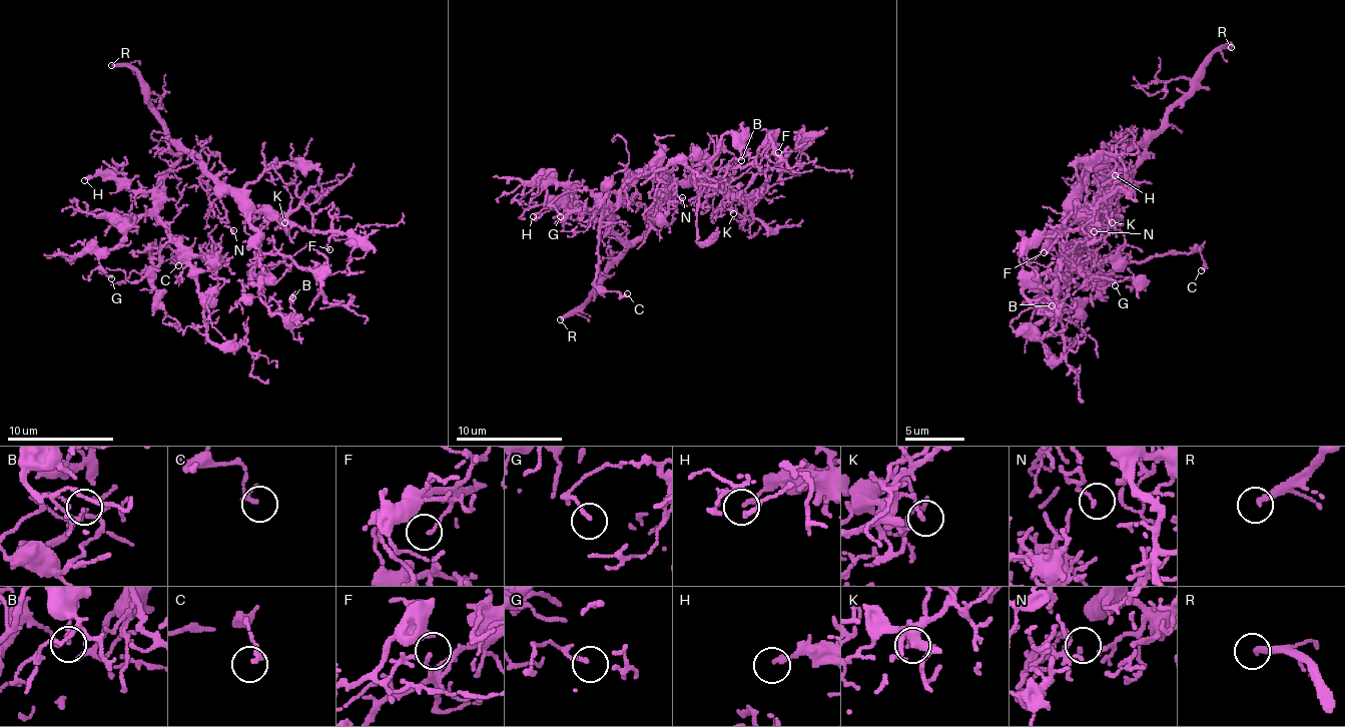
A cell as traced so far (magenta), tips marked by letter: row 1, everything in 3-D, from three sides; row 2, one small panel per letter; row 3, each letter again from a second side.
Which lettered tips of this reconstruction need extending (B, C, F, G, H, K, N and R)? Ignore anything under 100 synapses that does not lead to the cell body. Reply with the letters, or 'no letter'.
R

